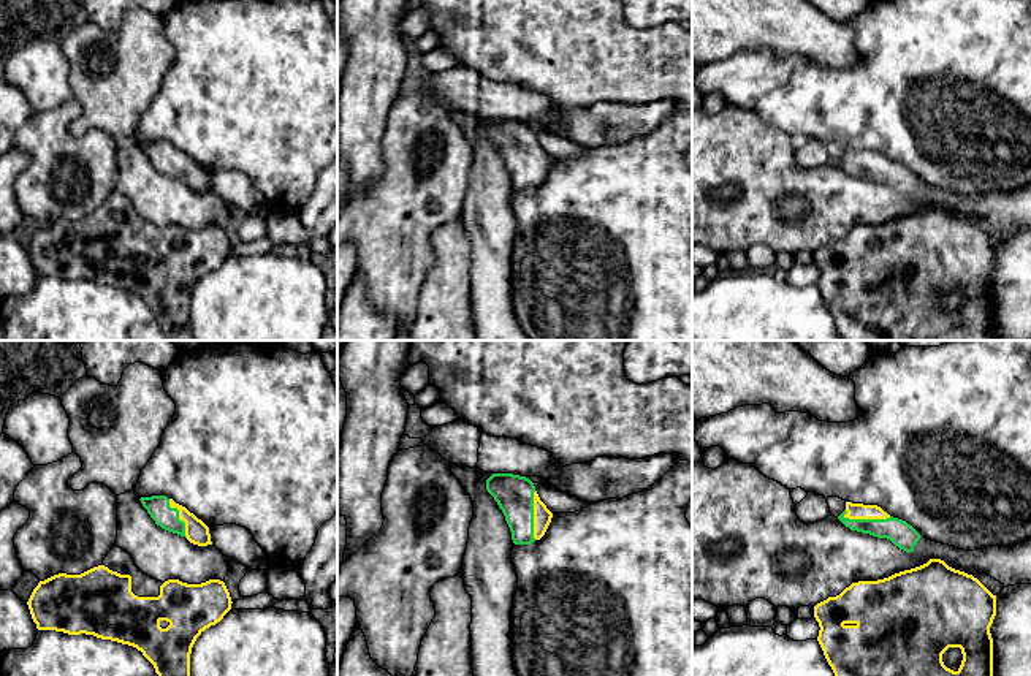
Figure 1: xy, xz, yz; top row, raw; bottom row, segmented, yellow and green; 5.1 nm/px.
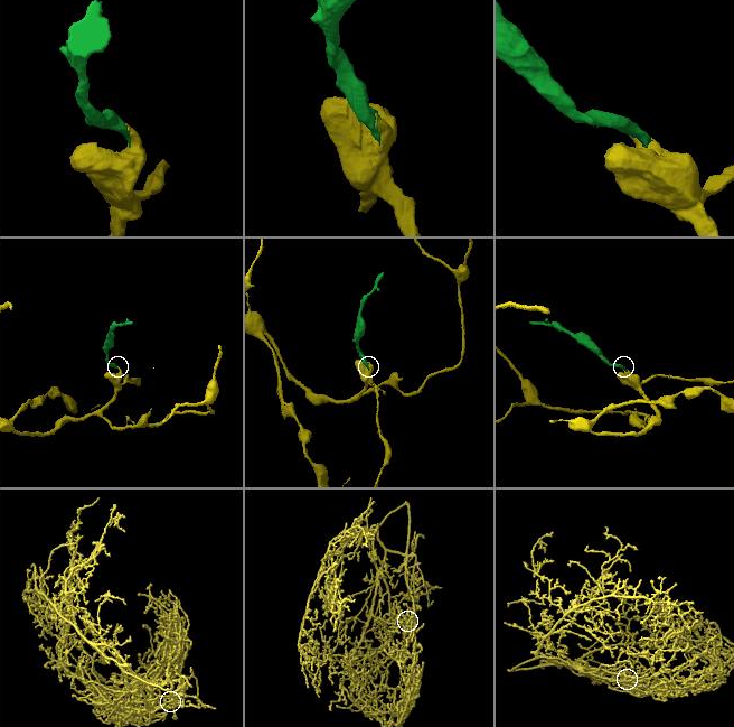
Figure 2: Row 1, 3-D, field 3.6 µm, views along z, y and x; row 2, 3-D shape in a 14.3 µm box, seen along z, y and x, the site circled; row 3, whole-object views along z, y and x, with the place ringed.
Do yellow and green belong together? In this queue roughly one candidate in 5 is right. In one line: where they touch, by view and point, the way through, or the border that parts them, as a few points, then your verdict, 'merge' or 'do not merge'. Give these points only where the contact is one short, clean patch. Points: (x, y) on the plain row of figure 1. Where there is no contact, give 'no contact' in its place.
yz (867, 163) | merge

